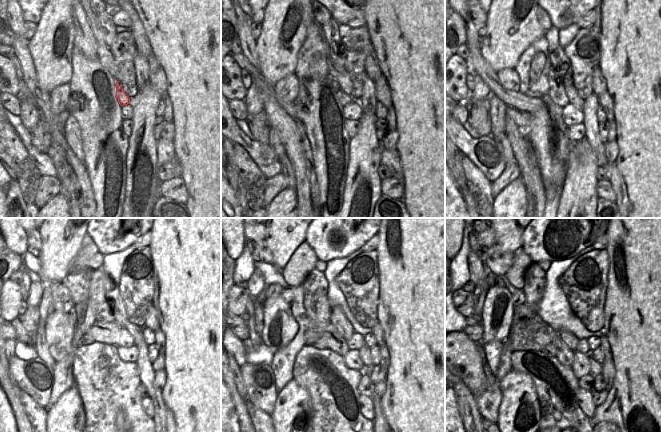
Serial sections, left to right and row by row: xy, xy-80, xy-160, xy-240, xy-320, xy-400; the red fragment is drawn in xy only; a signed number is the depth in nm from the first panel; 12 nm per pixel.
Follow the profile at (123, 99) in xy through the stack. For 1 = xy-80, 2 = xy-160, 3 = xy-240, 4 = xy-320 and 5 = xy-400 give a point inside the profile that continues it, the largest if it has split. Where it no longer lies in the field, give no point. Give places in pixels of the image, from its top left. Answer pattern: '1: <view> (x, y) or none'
1: xy-80 (344, 99)
2: xy-160 (557, 93)
3: xy-240 (96, 292)
4: xy-320 (315, 286)
5: xy-400 (534, 277)

